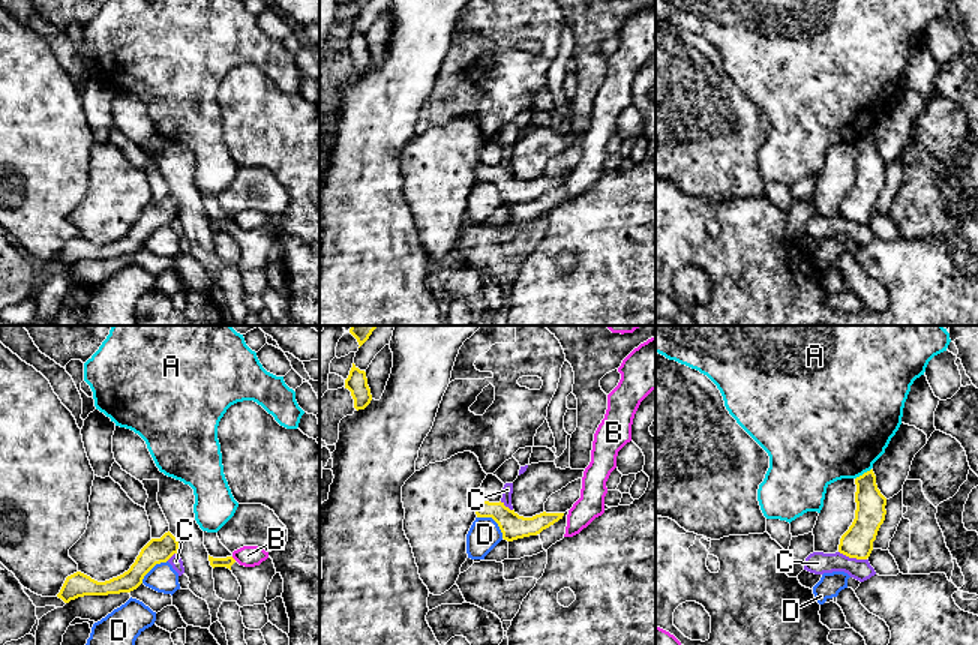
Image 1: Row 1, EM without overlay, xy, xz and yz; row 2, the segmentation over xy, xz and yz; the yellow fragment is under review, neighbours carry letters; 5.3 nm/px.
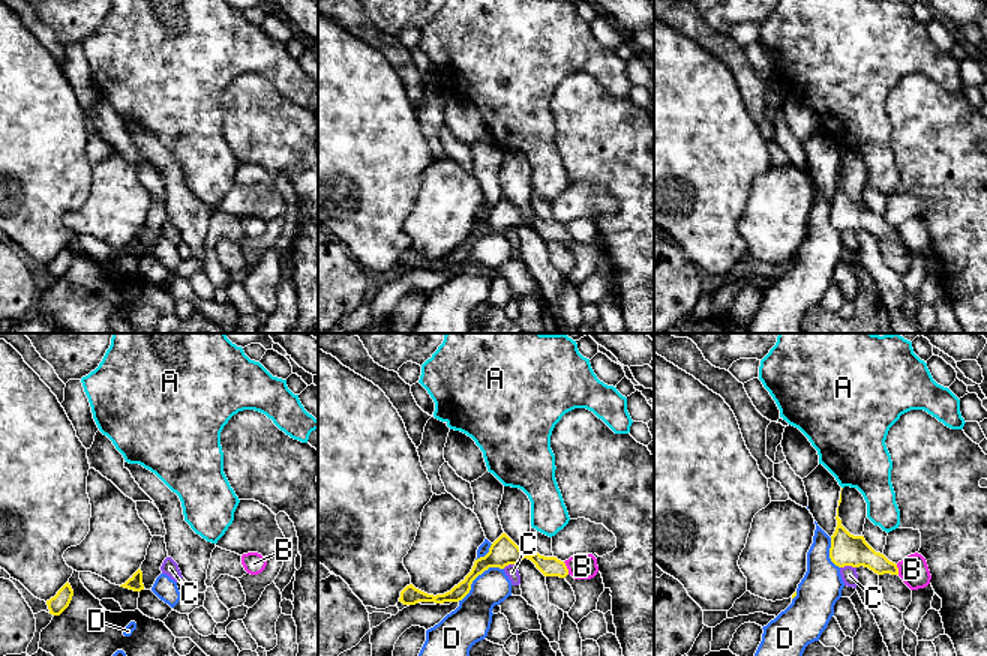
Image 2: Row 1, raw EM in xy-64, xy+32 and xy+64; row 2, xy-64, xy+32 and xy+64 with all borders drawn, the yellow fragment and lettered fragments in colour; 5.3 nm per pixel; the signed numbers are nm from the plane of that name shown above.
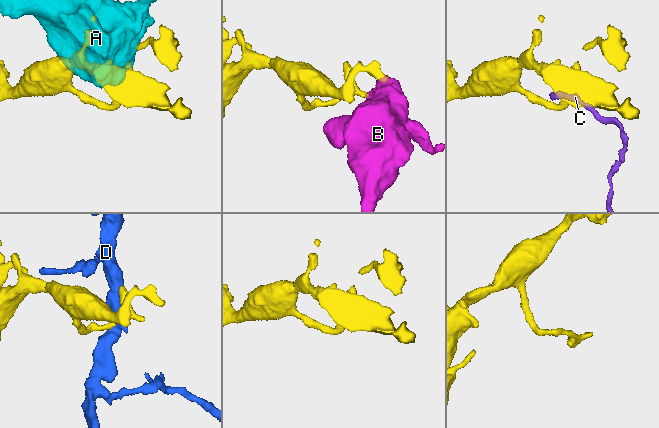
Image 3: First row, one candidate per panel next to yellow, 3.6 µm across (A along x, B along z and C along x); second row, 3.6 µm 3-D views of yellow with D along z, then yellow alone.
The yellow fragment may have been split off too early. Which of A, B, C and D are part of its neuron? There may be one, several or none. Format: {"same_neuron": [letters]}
{"same_neuron": []}

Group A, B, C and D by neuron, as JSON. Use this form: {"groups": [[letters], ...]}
{"groups": [["A"], ["B"], ["C"], ["D"]]}

